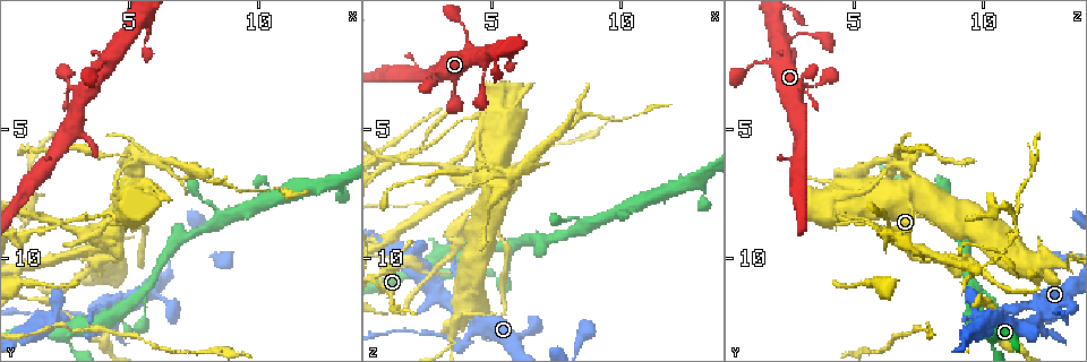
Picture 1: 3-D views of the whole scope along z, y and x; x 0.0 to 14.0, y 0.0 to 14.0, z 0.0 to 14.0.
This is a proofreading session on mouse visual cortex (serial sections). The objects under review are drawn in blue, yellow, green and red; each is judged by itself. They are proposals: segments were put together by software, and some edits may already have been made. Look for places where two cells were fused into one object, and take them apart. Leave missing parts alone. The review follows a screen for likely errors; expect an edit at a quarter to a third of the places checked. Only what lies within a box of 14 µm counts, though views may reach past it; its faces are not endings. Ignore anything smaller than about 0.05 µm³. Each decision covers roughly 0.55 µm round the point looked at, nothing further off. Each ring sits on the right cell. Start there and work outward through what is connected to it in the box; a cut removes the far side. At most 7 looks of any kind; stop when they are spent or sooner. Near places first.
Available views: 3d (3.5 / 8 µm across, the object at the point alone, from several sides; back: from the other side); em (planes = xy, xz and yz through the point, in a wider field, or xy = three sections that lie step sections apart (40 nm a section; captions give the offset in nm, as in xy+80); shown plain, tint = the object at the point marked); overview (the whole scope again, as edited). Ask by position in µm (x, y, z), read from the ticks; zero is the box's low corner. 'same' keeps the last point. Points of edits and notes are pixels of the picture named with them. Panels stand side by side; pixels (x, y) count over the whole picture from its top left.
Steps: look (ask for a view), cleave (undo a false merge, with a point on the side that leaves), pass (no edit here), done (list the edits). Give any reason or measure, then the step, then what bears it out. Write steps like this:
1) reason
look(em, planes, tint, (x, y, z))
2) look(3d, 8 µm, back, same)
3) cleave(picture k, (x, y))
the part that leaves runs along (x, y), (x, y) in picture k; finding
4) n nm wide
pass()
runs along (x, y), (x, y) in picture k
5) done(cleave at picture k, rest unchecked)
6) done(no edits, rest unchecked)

look(3d, 3.5 µm, (3.4, 9.2, 6.4))

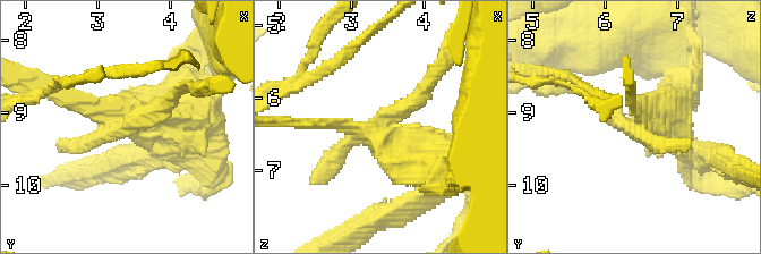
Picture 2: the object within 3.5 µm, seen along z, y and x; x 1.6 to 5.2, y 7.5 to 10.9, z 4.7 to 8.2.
cleave(picture 2, (69, 147))
the part that leaves runs along (208, 45), (230, 39), (237, 32) in picture 2; two cells meet here

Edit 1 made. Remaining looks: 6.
sudden change in width
look(3d, 3.5 µm, (2.7, 3.0, 2.9))

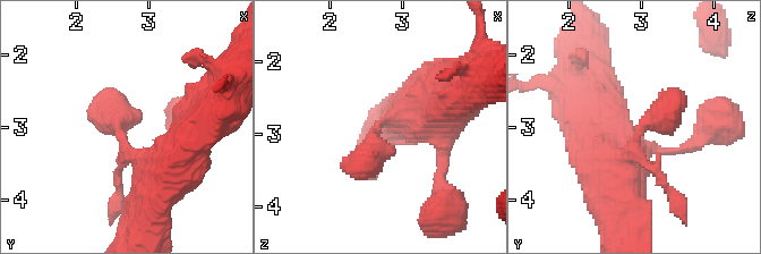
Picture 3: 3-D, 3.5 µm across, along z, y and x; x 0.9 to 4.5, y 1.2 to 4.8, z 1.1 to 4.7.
look(em, xy, step 3, tint, (2.60, 3.05, 3.00))

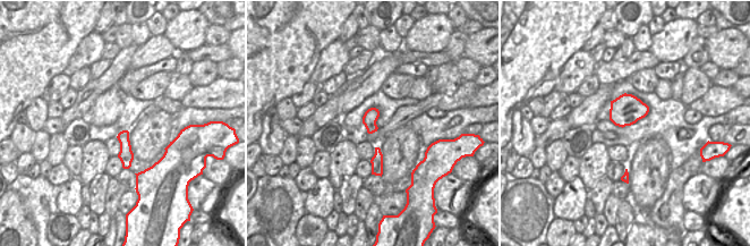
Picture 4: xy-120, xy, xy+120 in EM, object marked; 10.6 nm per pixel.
another direction
look(em, planes, tint, same)

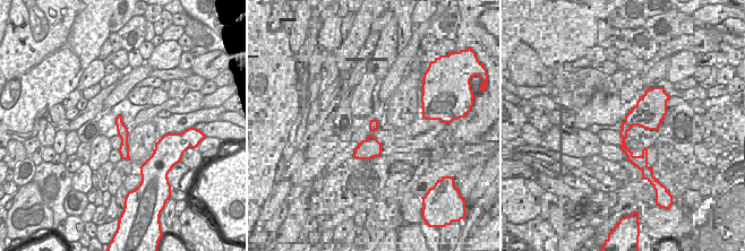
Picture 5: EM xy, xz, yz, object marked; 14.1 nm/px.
pass()
runs along (422, 100), (347, 170) in picture 3; all the same cell

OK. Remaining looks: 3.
thick turns thin
look(3d, 3.5 µm, (3.4, 12.2, 13.1))

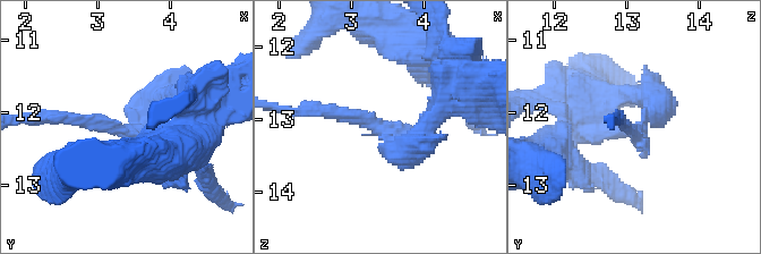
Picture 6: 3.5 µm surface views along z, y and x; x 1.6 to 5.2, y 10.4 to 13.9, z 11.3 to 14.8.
now the EM
look(em, xy, step 2, plain, (3.40, 12.25, 13.15))

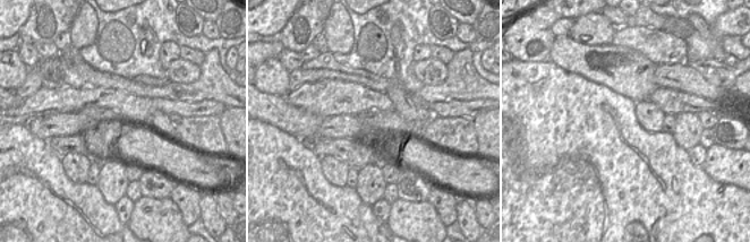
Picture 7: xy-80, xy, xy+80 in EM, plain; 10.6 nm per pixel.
where the object lies
look(em, xy, step 2, tint, same)

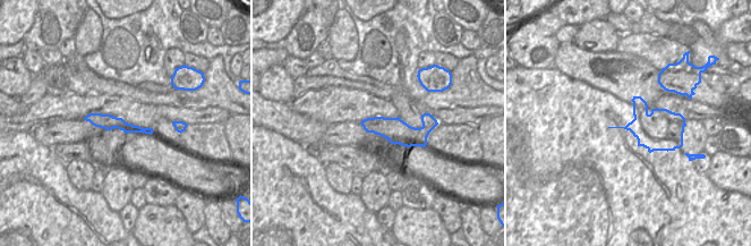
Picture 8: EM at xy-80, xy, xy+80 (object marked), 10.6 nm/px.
260 nm wide
cleave(picture 6, (339, 110))
the part that leaves runs along (372, 124), (316, 109), (285, 109) in picture 6; two cells meet here

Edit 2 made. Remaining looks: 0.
done(cleave at picture 2, cleave at picture 6, rest unchecked)

